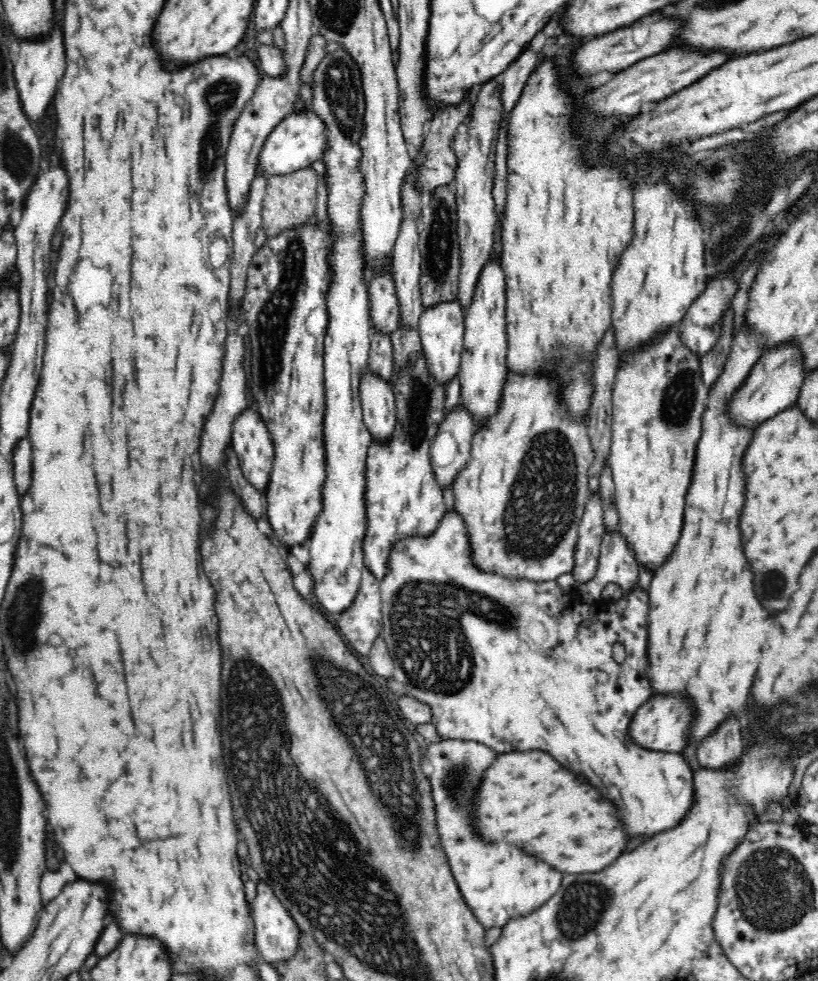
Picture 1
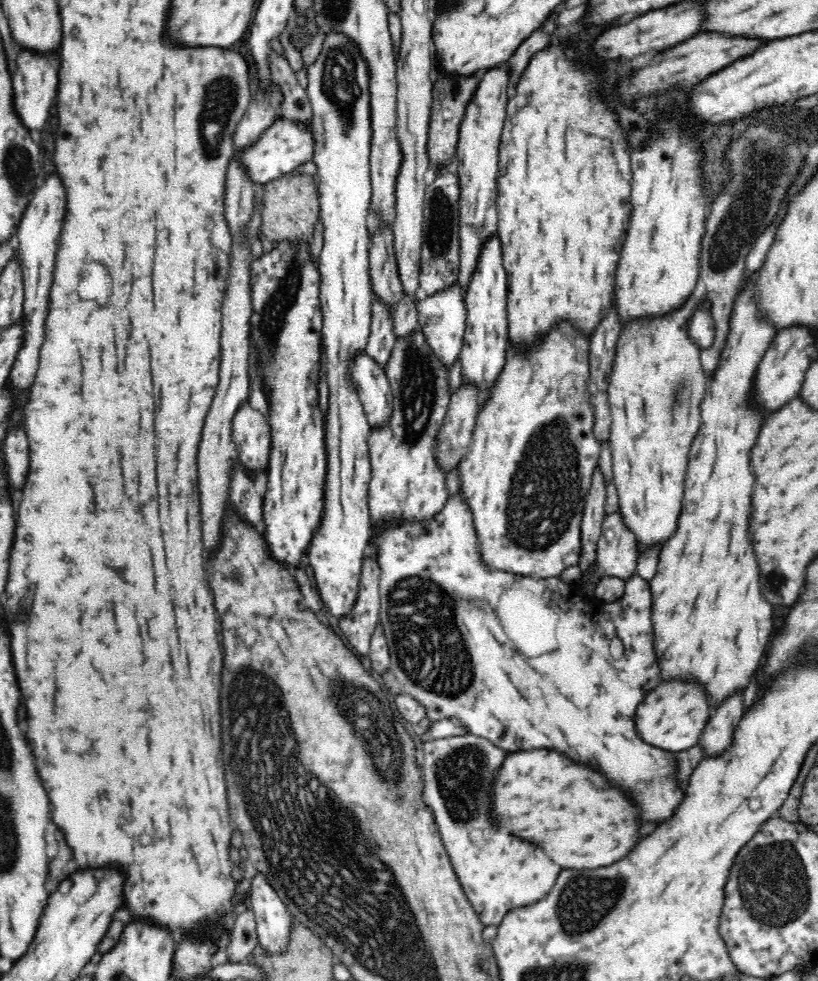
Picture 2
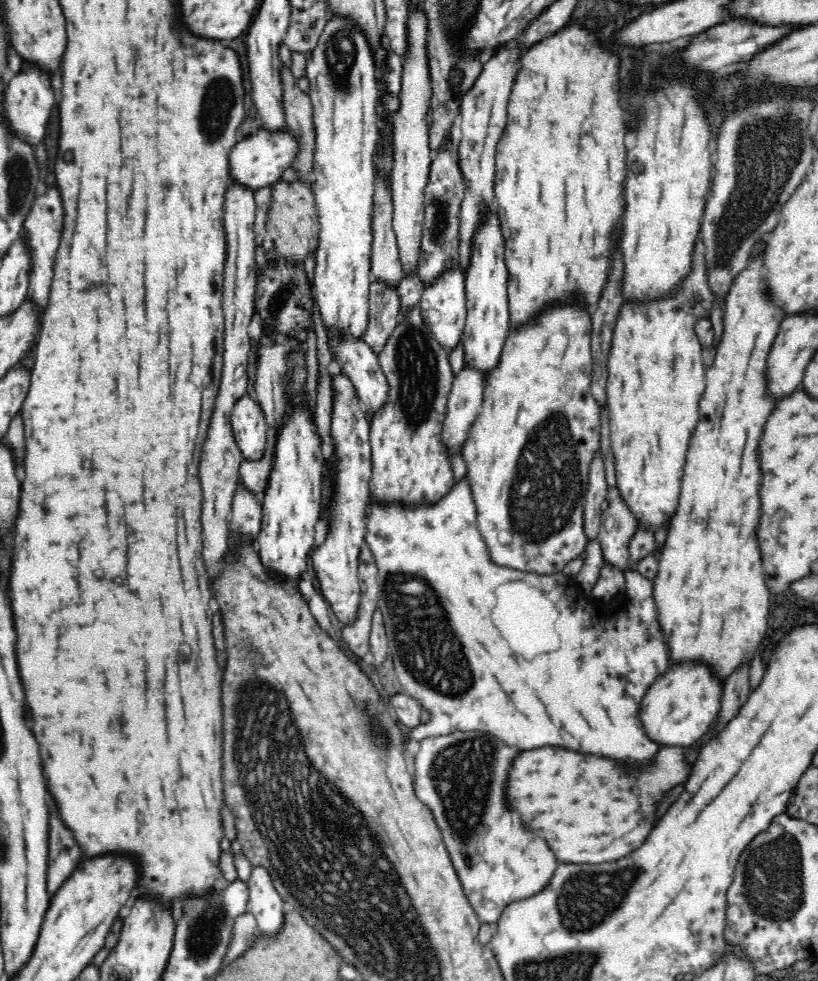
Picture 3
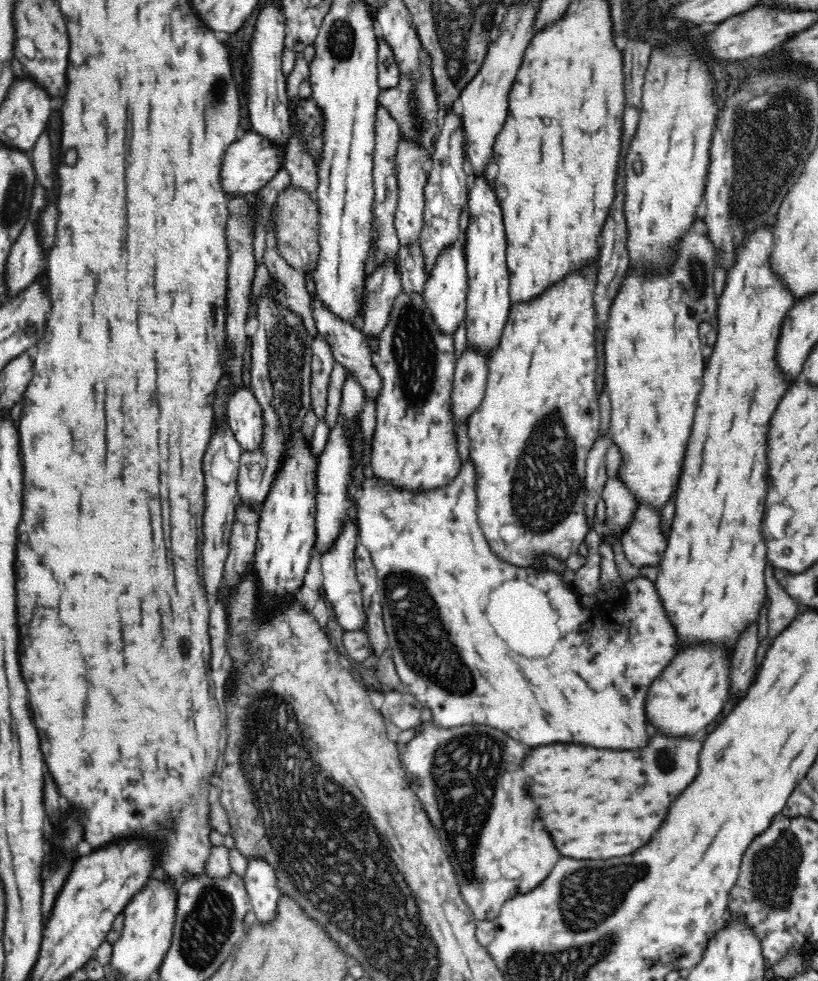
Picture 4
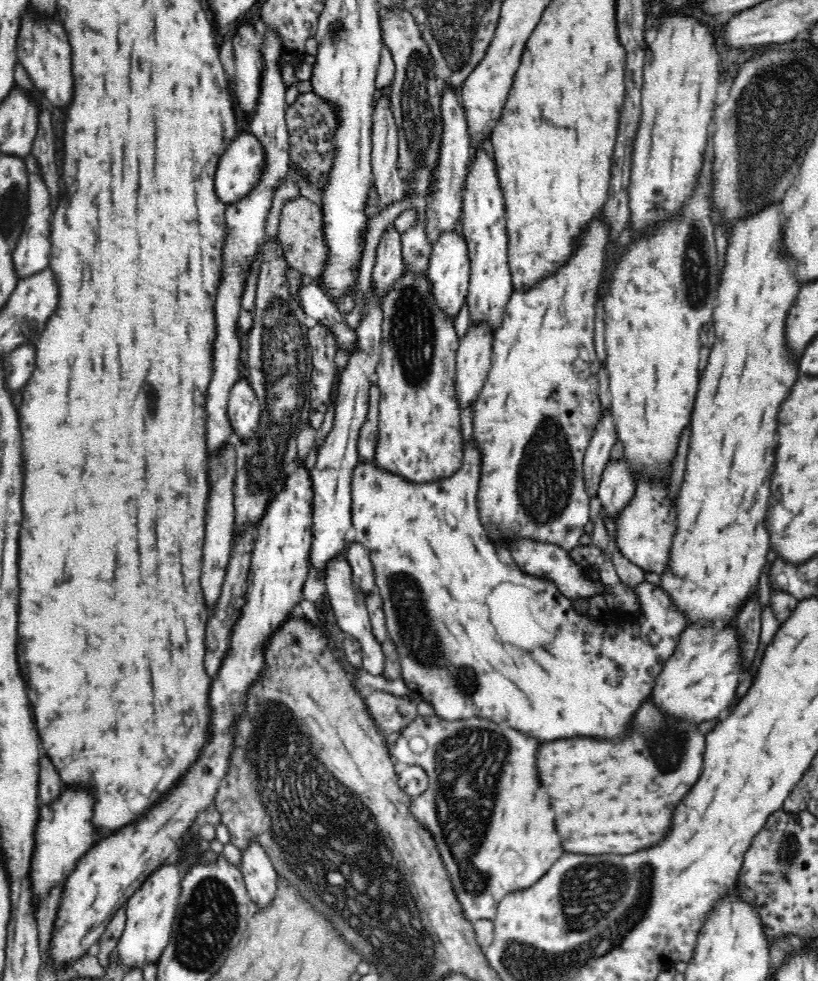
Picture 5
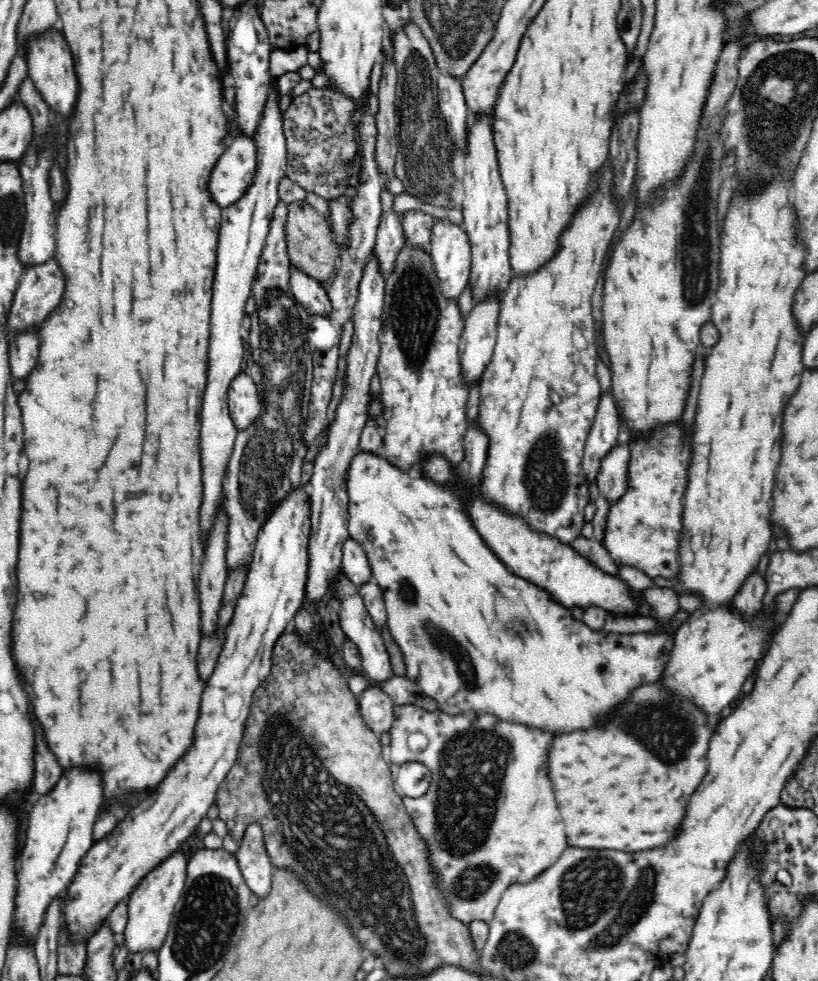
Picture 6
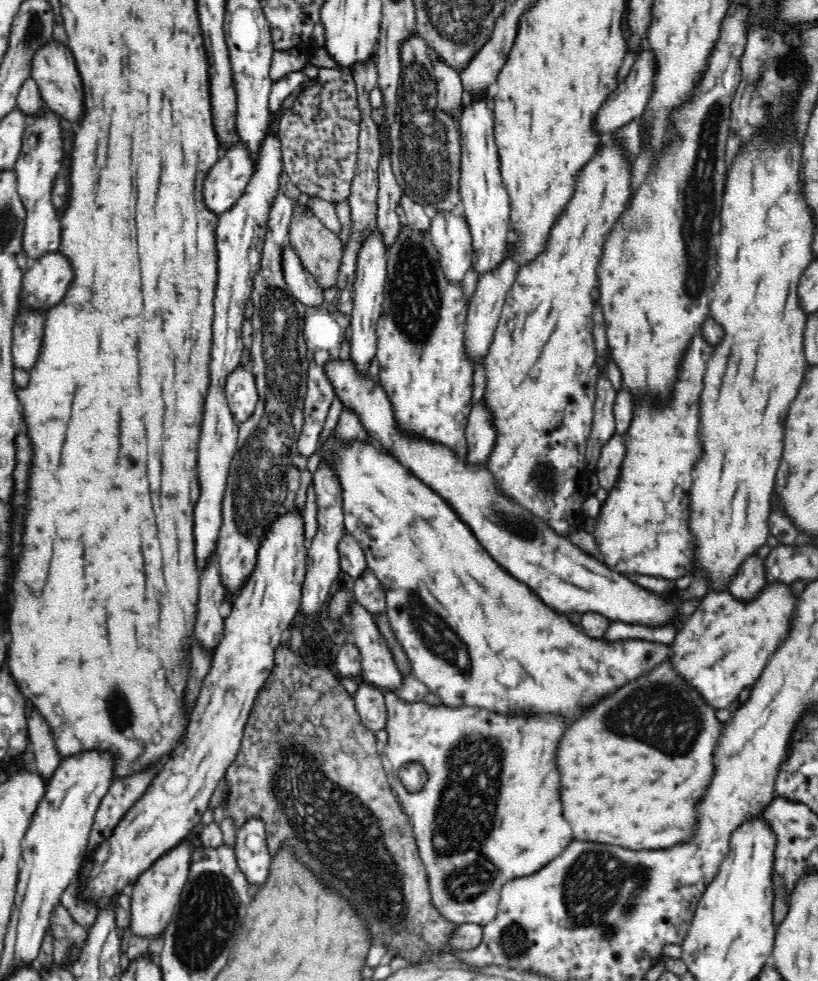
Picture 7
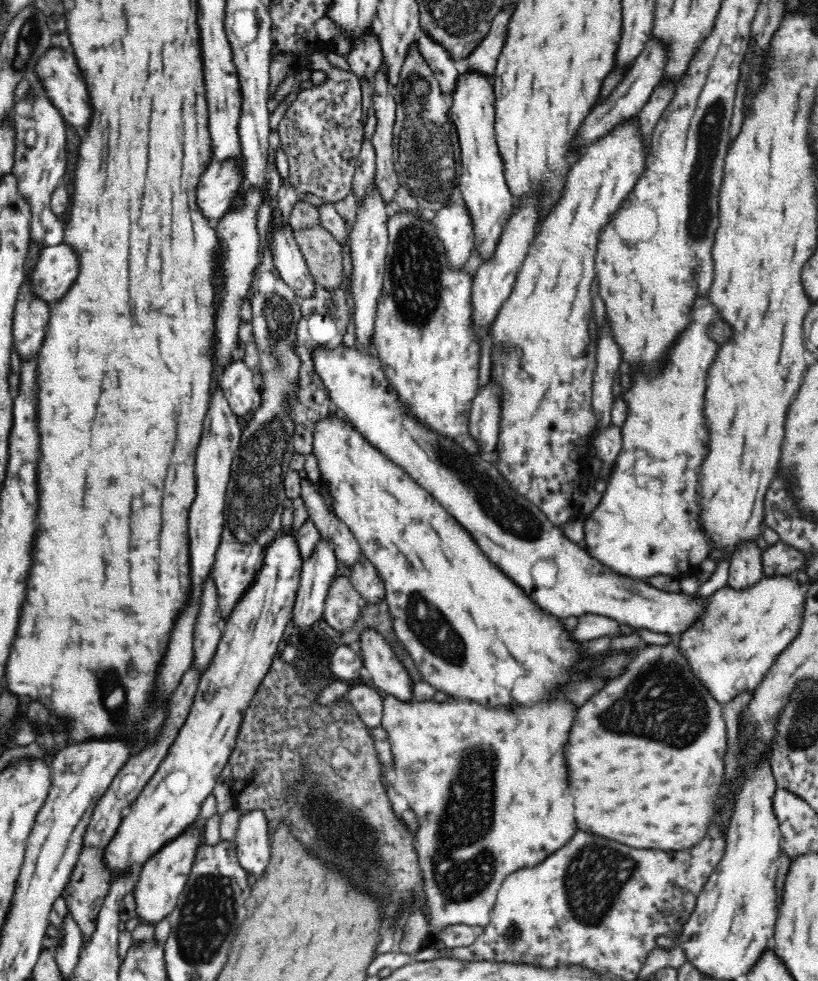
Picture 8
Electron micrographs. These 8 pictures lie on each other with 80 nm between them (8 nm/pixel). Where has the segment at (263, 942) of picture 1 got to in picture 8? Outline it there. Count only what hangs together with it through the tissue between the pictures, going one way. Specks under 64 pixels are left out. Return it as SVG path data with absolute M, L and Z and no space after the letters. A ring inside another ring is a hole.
M253 810L242 815L234 841L240 866L256 878L262 876L270 860L268 819L264 811Z

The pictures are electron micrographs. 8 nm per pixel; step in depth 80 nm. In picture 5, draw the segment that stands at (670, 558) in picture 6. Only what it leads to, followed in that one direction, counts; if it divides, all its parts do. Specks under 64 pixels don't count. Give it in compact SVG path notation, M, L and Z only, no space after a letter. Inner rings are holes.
M638 481L632 500L615 520L615 528L618 550L643 571L662 575L668 564L672 536L676 530L676 507L670 505L668 485Z

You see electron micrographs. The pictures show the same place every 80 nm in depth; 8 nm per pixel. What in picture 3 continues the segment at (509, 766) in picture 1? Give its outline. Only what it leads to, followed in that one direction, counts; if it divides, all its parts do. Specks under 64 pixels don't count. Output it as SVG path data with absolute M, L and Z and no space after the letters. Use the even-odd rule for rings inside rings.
M552 746L526 750L512 760L508 770L508 806L520 814L520 820L540 834L550 850L556 854L558 862L572 864L600 864L620 860L636 850L650 834L654 824L654 812L662 798L680 782L686 782L693 767L684 758L684 747L660 746L659 753L654 758L654 764L644 770L628 772L618 768L614 762L596 758L596 756L578 756L576 752L556 750ZM586 772L586 786L580 786L578 780Z

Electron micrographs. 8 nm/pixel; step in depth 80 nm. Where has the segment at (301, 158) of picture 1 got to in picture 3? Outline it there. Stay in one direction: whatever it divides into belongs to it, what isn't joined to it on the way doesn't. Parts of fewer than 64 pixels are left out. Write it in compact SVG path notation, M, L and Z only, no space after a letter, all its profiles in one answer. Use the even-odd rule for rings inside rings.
M286 126L282 131L260 129L254 136L238 140L229 154L229 177L236 182L256 191L278 181L284 172L294 164L299 153L299 142L296 135Z

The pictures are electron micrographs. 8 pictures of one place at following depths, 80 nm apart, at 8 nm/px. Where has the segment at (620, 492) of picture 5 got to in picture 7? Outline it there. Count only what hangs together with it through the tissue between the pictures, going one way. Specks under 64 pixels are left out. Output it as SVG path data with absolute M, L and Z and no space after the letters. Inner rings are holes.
M617 433L603 446L595 472L604 490L610 492L617 485L625 454L624 437Z

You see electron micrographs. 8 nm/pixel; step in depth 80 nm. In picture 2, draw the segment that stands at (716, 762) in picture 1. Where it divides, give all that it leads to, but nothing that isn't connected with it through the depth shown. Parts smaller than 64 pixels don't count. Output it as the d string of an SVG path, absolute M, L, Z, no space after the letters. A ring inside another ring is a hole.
M742 696L728 698L716 712L713 712L700 736L698 746L702 748L702 758L719 757L733 745L735 728L743 717Z

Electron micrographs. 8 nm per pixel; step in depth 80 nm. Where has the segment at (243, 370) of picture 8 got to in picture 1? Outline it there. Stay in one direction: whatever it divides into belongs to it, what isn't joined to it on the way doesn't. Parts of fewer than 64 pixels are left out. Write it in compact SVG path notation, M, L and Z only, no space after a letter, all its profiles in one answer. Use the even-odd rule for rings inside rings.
M250 407L234 420L230 446L237 454L246 481L252 483L260 495L265 495L272 474L275 450L266 423Z

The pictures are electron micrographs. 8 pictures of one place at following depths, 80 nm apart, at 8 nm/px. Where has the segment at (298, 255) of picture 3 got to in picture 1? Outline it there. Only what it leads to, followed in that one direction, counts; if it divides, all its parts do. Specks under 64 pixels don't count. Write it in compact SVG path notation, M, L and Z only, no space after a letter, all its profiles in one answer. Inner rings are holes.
M310 167L286 176L268 178L261 210L262 227L267 239L274 239L282 230L303 224L308 218L314 217L319 177L318 173Z

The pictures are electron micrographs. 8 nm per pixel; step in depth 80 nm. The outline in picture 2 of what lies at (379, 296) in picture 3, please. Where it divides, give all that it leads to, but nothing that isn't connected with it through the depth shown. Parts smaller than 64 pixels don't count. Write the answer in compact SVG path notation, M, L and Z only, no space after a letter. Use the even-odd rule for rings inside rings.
M373 299L371 329L367 340L365 352L372 357L384 369L390 360L392 349L395 345L394 331L392 331L393 320L388 317L386 305Z

